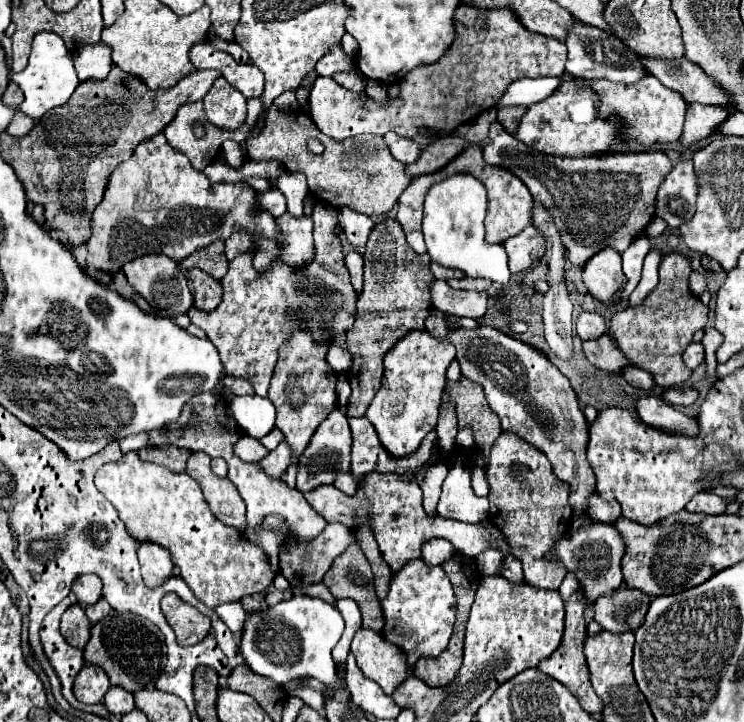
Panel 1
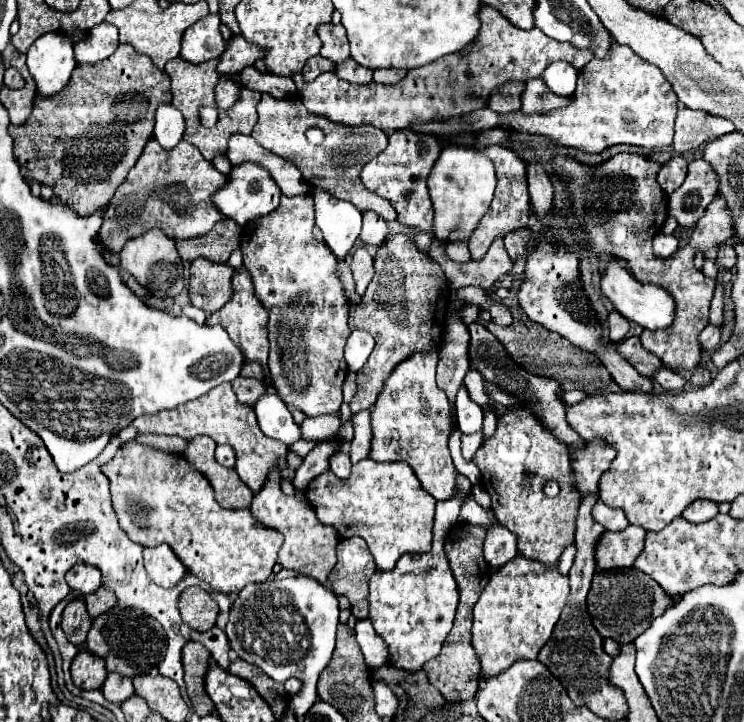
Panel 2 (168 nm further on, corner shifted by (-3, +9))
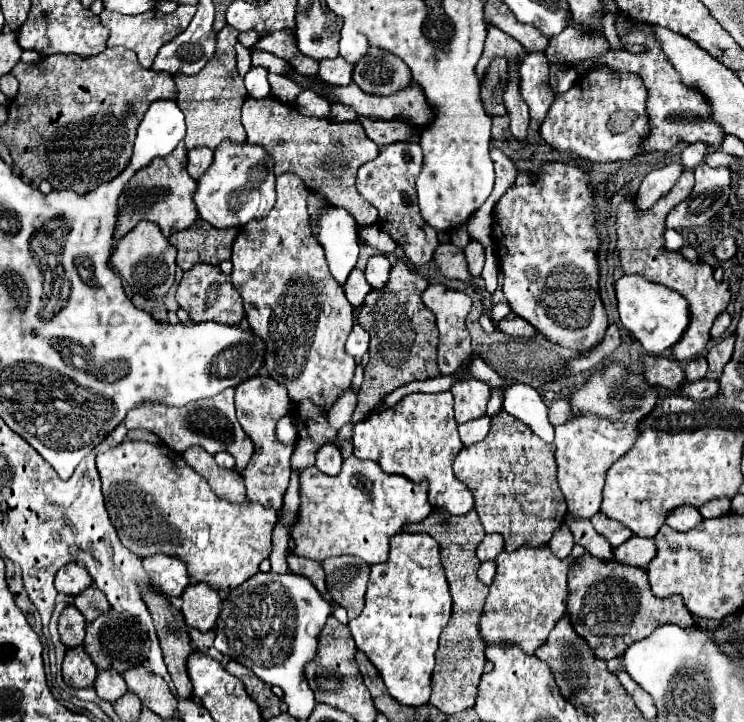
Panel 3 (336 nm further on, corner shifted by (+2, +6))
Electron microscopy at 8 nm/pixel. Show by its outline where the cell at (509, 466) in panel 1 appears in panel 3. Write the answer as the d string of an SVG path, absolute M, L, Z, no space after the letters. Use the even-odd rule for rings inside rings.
M503 409L493 415L489 435L473 445L465 445L453 463L455 477L467 485L475 499L485 533L501 533L505 549L515 551L521 545L545 545L565 521L567 503L557 485L555 449L541 441L523 421L517 421Z

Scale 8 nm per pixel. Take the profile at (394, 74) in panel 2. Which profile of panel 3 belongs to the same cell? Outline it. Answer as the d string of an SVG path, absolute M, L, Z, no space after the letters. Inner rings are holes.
M369 47L367 55L353 67L353 83L357 83L359 89L369 95L393 95L411 85L411 73L397 55L379 47Z

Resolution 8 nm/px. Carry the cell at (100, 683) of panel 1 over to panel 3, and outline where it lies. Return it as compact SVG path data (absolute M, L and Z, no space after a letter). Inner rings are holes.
M83 647L67 649L63 659L63 681L71 687L91 687L95 683L97 667Z

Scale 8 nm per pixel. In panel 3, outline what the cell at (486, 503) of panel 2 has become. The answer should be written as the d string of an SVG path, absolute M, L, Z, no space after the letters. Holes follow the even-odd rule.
M485 535L485 539L477 545L477 557L479 561L491 561L497 557L497 553L503 551L503 537L501 535Z

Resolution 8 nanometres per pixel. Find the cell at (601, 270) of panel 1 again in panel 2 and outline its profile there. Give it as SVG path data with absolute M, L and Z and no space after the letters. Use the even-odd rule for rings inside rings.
M610 258L608 266L602 274L600 280L600 288L602 294L614 304L614 308L628 320L634 320L636 324L640 324L642 328L648 330L658 330L658 328L666 328L672 318L674 318L674 302L670 298L670 294L654 284L640 284L636 278L632 278L632 274L624 268L620 258Z

